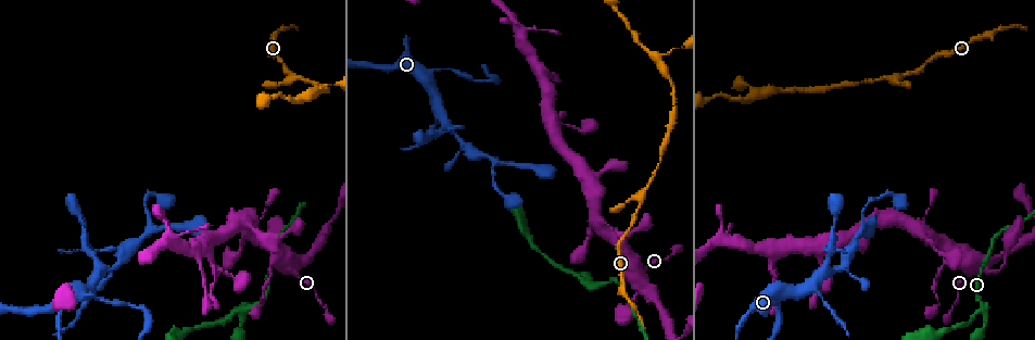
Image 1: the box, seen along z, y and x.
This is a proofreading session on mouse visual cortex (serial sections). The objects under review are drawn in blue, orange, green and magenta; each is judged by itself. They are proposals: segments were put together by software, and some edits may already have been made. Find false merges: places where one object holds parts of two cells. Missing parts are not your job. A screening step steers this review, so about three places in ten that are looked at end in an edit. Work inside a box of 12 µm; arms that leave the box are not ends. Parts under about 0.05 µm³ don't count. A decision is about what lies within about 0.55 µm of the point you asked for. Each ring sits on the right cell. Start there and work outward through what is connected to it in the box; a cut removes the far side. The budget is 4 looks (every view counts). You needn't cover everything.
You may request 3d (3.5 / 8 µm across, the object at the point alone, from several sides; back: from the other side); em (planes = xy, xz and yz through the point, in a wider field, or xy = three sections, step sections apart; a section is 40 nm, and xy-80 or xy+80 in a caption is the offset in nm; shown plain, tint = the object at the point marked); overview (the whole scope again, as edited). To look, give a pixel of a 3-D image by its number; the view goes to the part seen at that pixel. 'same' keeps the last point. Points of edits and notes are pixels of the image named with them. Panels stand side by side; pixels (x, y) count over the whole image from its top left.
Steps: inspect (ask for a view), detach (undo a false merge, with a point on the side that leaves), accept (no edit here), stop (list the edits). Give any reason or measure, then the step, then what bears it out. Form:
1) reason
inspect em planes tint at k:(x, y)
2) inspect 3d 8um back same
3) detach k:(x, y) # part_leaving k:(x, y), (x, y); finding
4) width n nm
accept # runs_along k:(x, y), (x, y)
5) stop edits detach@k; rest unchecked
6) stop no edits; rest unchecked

a fork
inspect 3d 3.5um at 1:(590, 284)

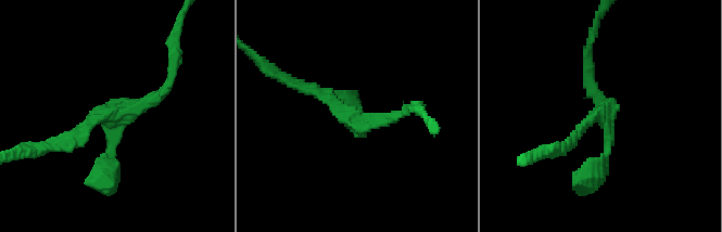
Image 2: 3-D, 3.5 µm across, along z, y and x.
need the tissue
inspect em planes tint at 2:(114, 115)

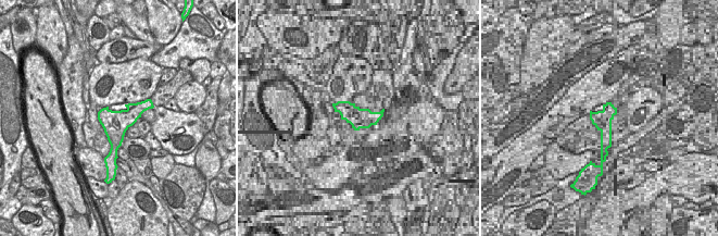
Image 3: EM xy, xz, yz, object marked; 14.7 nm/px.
accept # runs_along 2:(170, 79), (151, 102), (61, 142); all the same cell

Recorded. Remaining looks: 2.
three arms meet
inspect 3d 3.5um at 1:(825, 270)

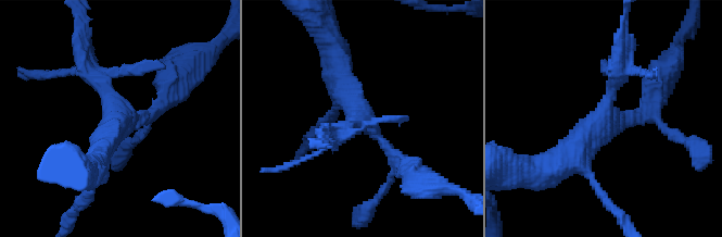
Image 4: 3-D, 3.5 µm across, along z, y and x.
inspect em xy step 5 tint at 4:(122, 117)

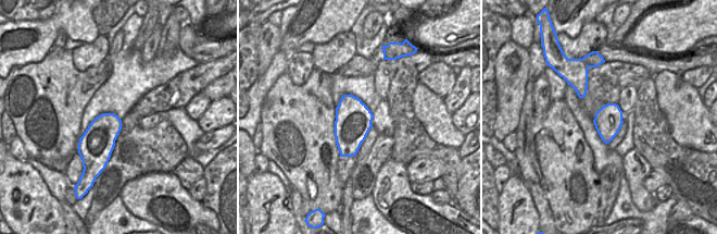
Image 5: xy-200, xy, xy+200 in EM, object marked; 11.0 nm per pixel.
accept # runs_along 4:(340, 69), (356, 113), (410, 170); continuous, no second cell

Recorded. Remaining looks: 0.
stop no edits; rest unchecked

